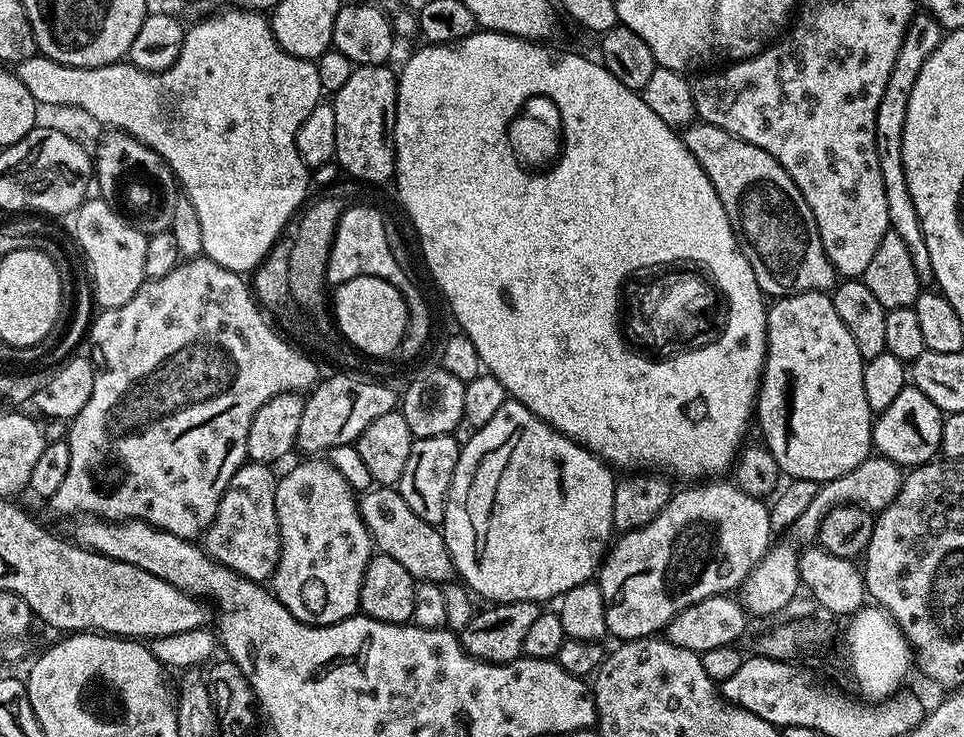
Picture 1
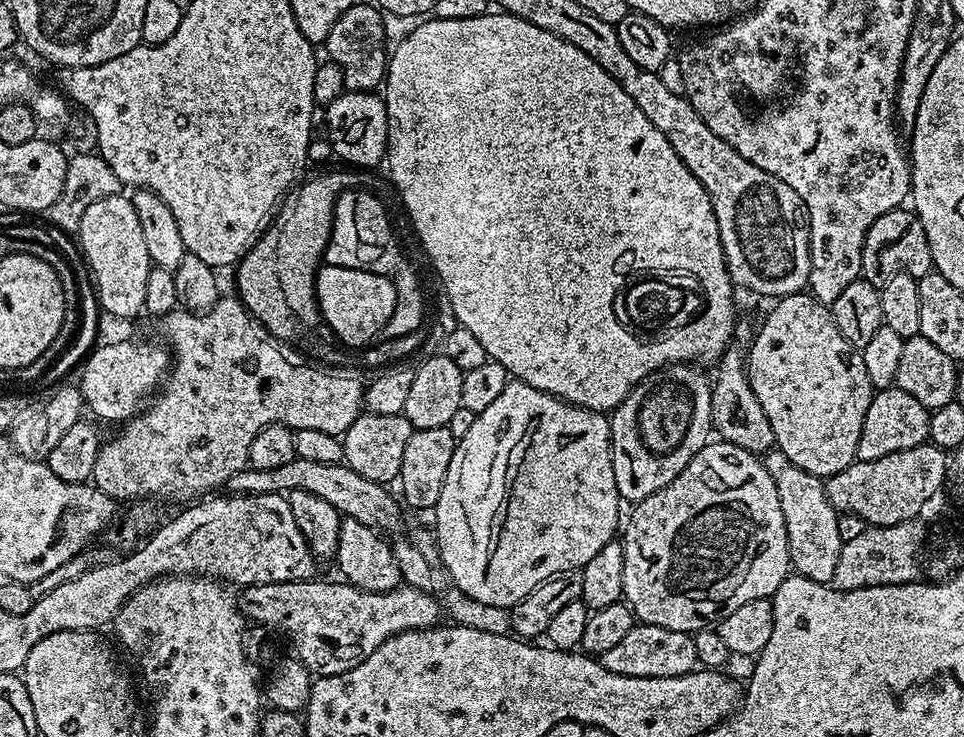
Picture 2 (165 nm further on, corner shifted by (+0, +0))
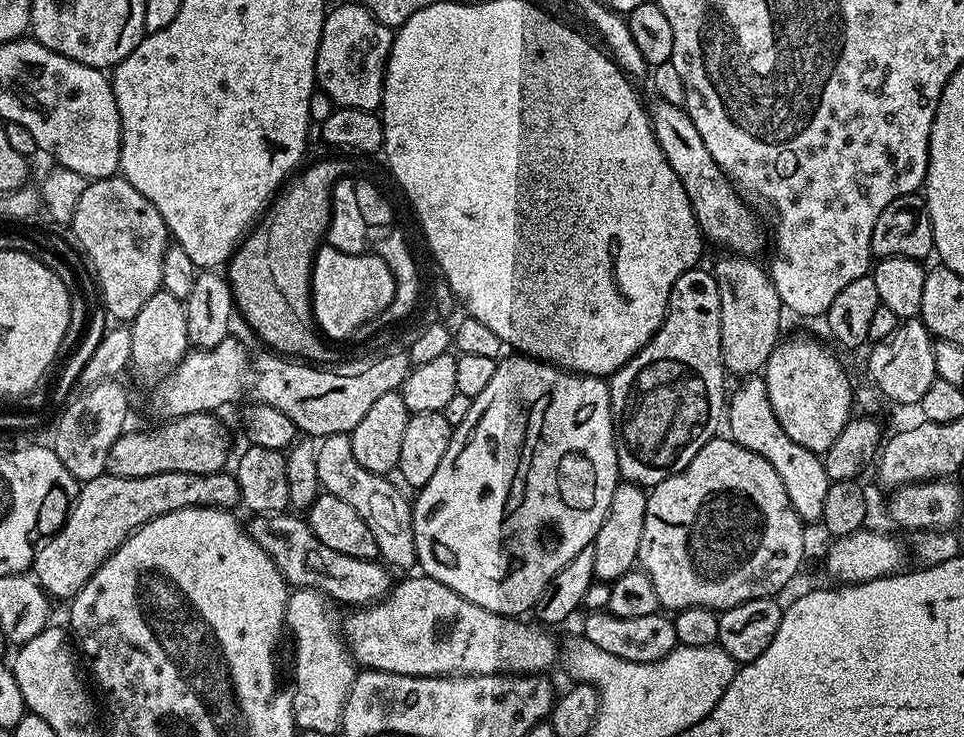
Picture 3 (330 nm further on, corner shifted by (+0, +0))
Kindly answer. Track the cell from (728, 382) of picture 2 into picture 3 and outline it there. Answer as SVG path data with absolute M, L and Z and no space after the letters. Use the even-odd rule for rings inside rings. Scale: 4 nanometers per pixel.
M736 252L723 253L715 266L713 275L719 282L719 337L723 354L724 369L738 378L755 375L769 360L780 340L780 324L784 307L765 267L756 264L746 256Z

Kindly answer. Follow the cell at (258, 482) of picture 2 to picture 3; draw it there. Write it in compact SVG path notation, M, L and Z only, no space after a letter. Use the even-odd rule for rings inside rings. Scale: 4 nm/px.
M223 470L216 473L208 474L194 474L194 473L158 473L152 477L132 478L132 477L116 477L111 475L102 475L93 480L85 480L79 485L78 491L71 501L72 509L68 512L68 517L64 520L64 525L49 538L43 545L42 543L37 547L35 556L32 557L31 571L34 573L36 580L39 582L41 588L48 593L49 597L55 598L56 596L63 602L71 601L73 596L78 594L78 590L82 590L82 586L89 578L94 575L102 566L102 562L106 562L106 558L110 558L110 554L114 554L114 550L118 550L126 542L126 538L130 538L135 534L140 527L146 522L150 522L154 518L158 518L162 514L170 514L174 510L186 510L187 508L222 508L225 510L235 509L235 504L239 505L240 499L240 487L236 481L235 475L231 471Z

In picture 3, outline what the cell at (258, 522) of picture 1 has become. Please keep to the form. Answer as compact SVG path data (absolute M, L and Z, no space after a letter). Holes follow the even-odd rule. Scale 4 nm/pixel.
M259 514L247 521L248 533L270 554L274 566L278 566L280 573L284 575L284 581L293 589L303 590L315 588L324 593L333 601L341 600L348 606L367 606L384 599L392 587L394 580L390 578L389 569L379 559L363 560L362 558L350 558L350 554L338 554L338 550L330 550L314 538L314 530L310 530L307 519L289 514L273 514L262 516Z

